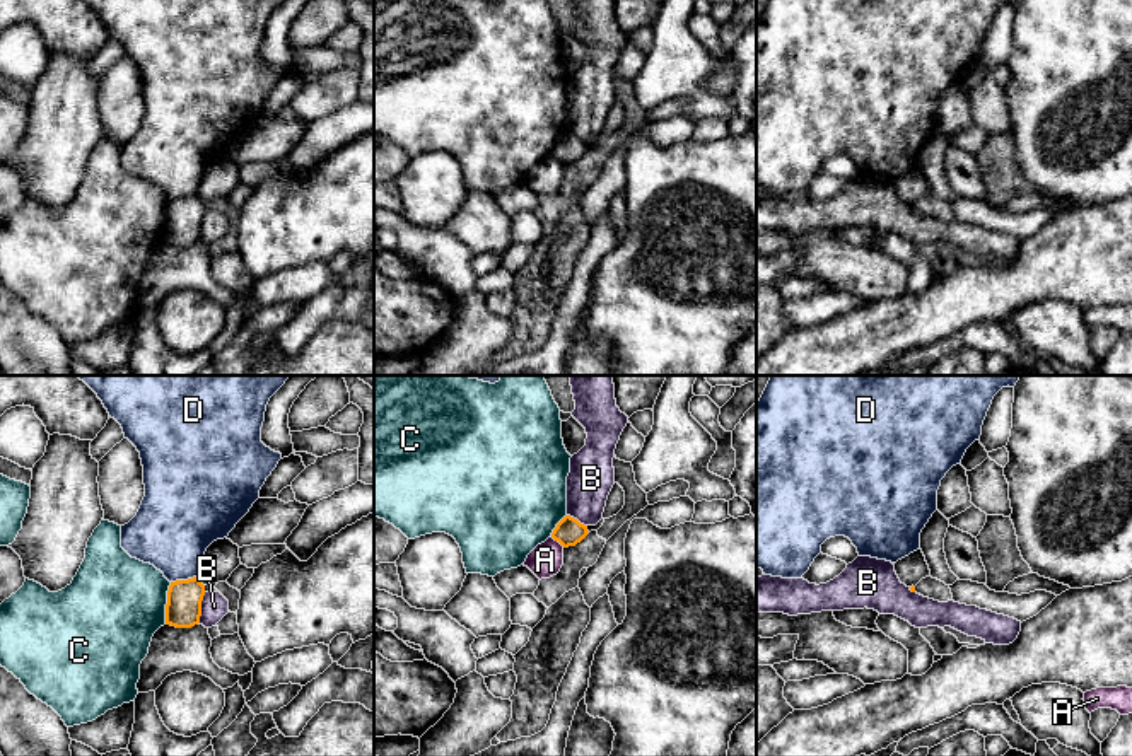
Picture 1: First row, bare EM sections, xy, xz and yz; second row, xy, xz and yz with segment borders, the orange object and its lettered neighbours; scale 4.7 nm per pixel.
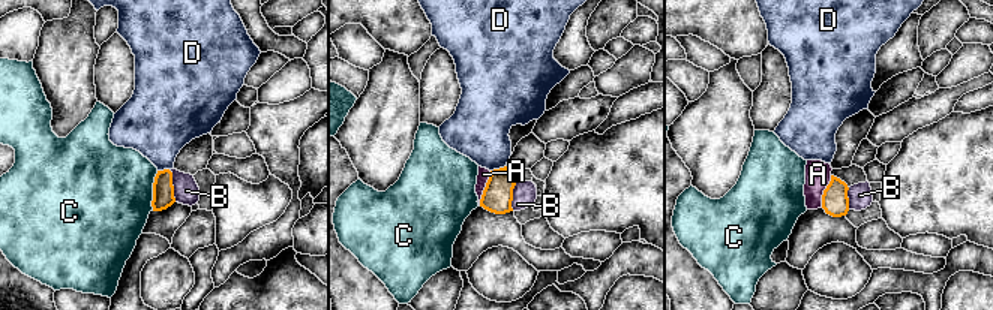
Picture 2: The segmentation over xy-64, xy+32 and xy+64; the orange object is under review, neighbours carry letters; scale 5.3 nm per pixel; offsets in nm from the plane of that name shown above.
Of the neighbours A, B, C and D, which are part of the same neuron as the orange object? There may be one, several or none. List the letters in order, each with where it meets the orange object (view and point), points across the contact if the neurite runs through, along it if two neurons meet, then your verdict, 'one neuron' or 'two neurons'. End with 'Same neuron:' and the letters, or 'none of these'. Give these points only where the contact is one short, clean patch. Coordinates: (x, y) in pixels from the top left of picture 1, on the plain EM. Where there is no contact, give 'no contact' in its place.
A: contact xz (559, 159); two neurons
B: contact xy (200, 226); two neurons
C: contact xy (168, 220); two neurons
D: contact xy (183, 198); border xy (195, 193), (171, 200); two neurons
Same neuron: none of these

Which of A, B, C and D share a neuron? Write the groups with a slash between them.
A / B / C / D

